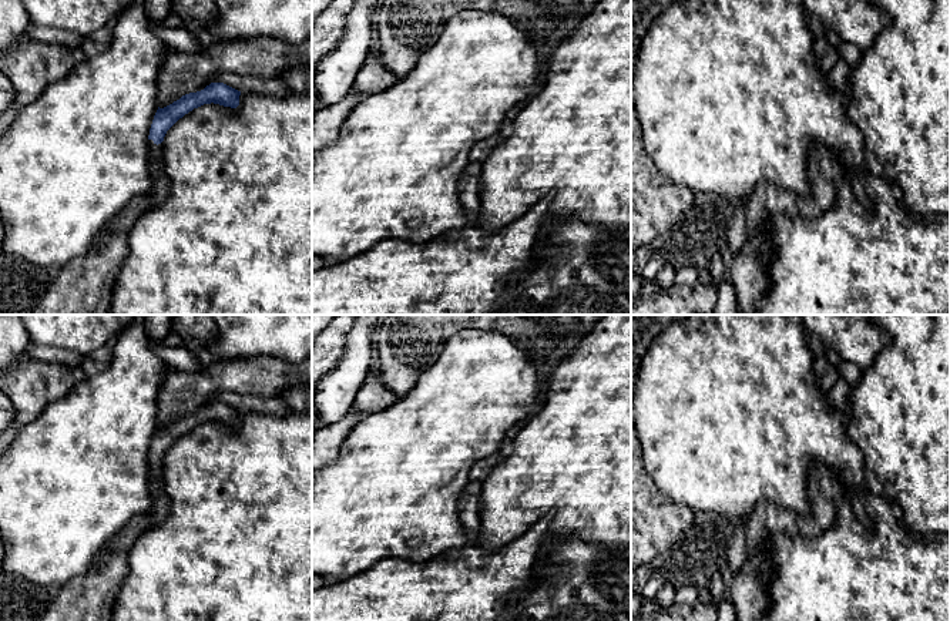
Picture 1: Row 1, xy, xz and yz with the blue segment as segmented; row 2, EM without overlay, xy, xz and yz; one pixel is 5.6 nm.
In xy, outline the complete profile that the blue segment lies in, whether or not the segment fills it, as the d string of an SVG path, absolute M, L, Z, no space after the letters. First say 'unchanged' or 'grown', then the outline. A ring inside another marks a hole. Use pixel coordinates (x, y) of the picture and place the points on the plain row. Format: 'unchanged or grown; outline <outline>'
grown; outline M211 402L204 409L182 414L172 423L157 429L148 454L148 481L151 494L157 499L158 484L164 481L162 460L167 450L185 433L204 423L219 423L236 427L241 410L224 403Z

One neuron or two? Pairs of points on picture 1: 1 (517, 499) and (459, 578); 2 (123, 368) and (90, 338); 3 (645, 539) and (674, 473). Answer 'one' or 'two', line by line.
1: two
2: two
3: two

